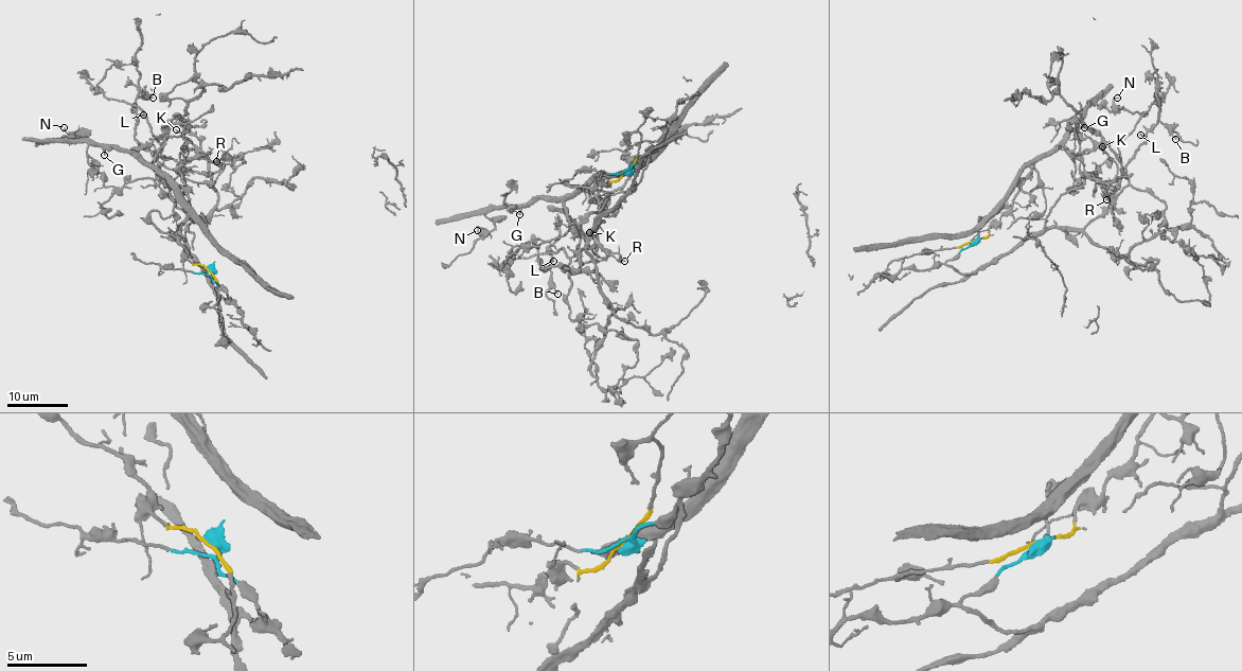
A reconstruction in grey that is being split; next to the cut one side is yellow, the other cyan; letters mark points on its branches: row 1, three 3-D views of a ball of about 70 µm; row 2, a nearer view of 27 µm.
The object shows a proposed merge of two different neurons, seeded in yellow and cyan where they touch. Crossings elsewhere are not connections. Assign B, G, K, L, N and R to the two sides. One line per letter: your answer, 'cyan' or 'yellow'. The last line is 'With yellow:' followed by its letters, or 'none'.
B: cyan
G: yellow
K: cyan
L: cyan
N: yellow
R: cyan
With yellow: G, N

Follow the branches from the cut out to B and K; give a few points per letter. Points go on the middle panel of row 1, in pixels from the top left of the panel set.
B: (626, 171), (646, 157), (631, 193), (590, 232), (591, 261), (573, 270), (542, 267), (557, 294)
K: (626, 171), (646, 157), (631, 193), (592, 234), (606, 255), (596, 254), (590, 232)

